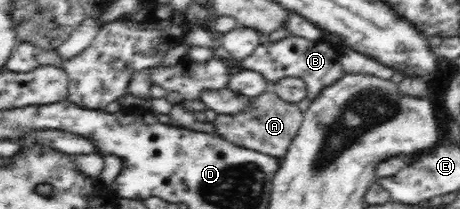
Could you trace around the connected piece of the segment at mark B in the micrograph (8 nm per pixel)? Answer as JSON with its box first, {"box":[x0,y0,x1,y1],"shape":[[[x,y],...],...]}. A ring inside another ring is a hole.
{"box":[240,36,343,99],"shape":[[[288,36],[276,42],[268,41],[255,46],[254,52],[240,61],[243,69],[259,72],[267,84],[274,84],[282,78],[302,78],[306,83],[307,98],[313,99],[327,84],[333,83],[343,74],[336,46],[325,39],[308,40]]]}

